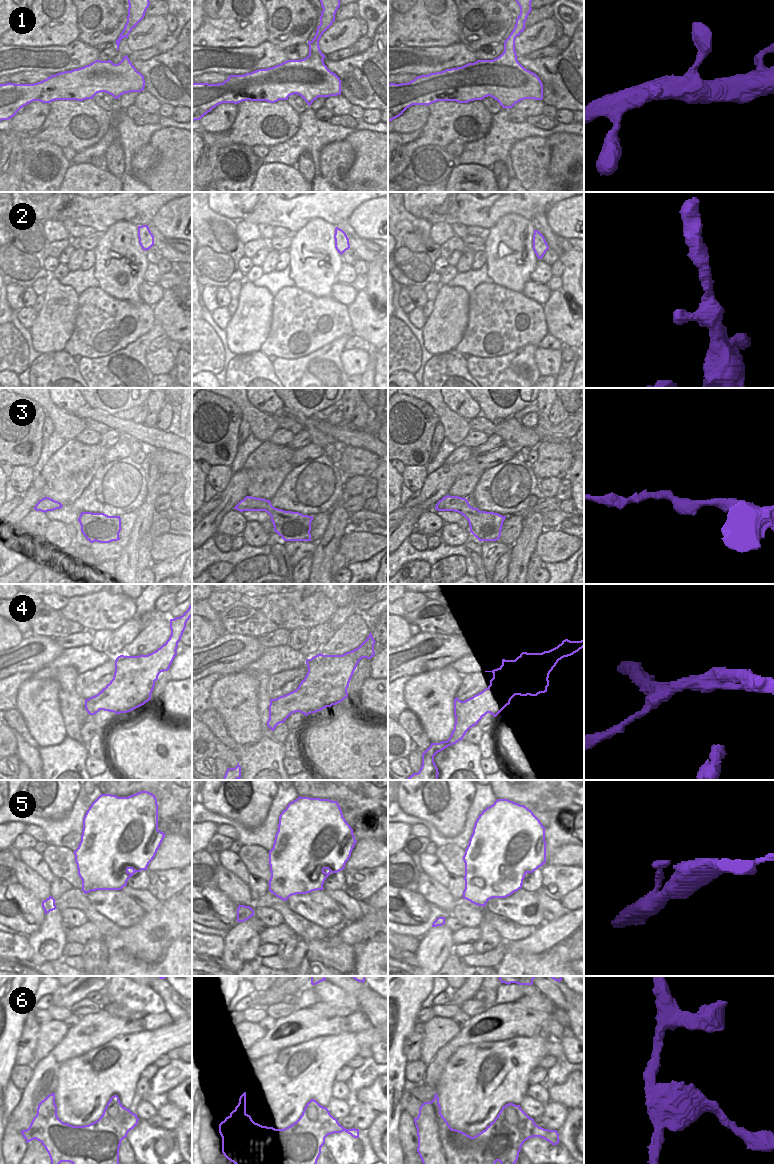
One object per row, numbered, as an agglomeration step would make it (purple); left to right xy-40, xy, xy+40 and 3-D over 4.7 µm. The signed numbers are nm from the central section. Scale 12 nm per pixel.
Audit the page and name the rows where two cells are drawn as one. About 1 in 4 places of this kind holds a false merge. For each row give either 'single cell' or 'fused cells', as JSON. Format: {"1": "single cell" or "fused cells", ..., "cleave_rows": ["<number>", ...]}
{"1": "single cell", "2": "single cell", "3": "single cell", "4": "fused cells", "5": "single cell", "6": "fused cells", "cleave_rows": ["4", "6"]}

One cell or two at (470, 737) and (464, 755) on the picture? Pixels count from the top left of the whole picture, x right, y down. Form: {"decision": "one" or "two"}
{"decision": "two"}

